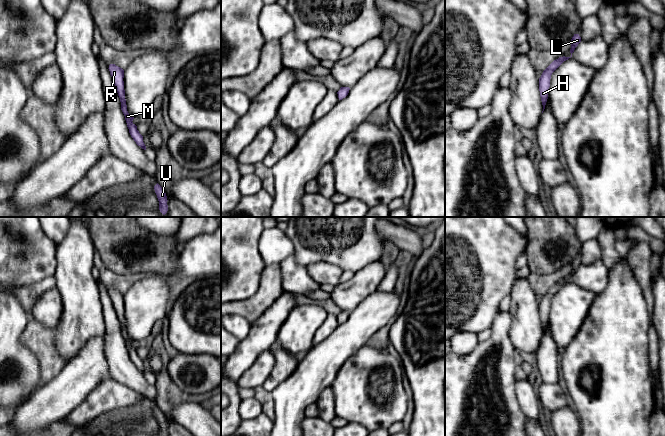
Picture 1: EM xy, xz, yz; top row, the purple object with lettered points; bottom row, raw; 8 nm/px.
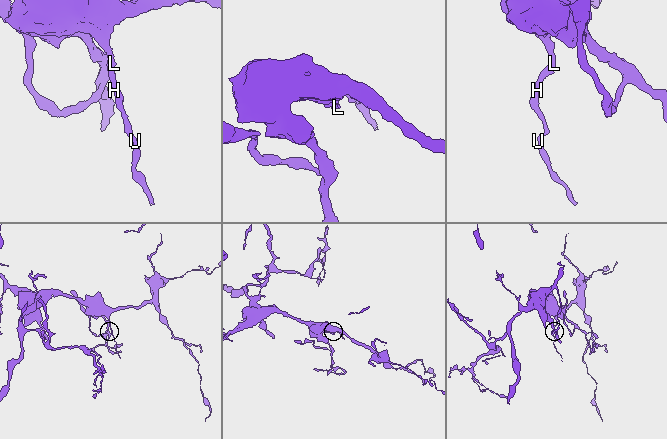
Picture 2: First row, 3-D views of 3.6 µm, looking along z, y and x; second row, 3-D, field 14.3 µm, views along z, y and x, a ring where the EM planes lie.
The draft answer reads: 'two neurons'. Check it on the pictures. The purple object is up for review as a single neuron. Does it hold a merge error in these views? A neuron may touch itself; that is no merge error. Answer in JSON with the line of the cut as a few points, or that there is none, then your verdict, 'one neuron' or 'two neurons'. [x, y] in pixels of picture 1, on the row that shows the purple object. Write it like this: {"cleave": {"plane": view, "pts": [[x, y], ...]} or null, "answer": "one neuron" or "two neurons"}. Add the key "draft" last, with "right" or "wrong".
{"cleave": null, "answer": "one neuron", "draft": "wrong"}

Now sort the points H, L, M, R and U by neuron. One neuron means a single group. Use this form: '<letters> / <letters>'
H L M R U

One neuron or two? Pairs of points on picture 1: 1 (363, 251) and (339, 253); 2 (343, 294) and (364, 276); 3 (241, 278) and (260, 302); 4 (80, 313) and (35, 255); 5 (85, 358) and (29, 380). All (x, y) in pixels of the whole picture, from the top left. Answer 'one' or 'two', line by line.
1: one
2: one
3: two
4: two
5: two

